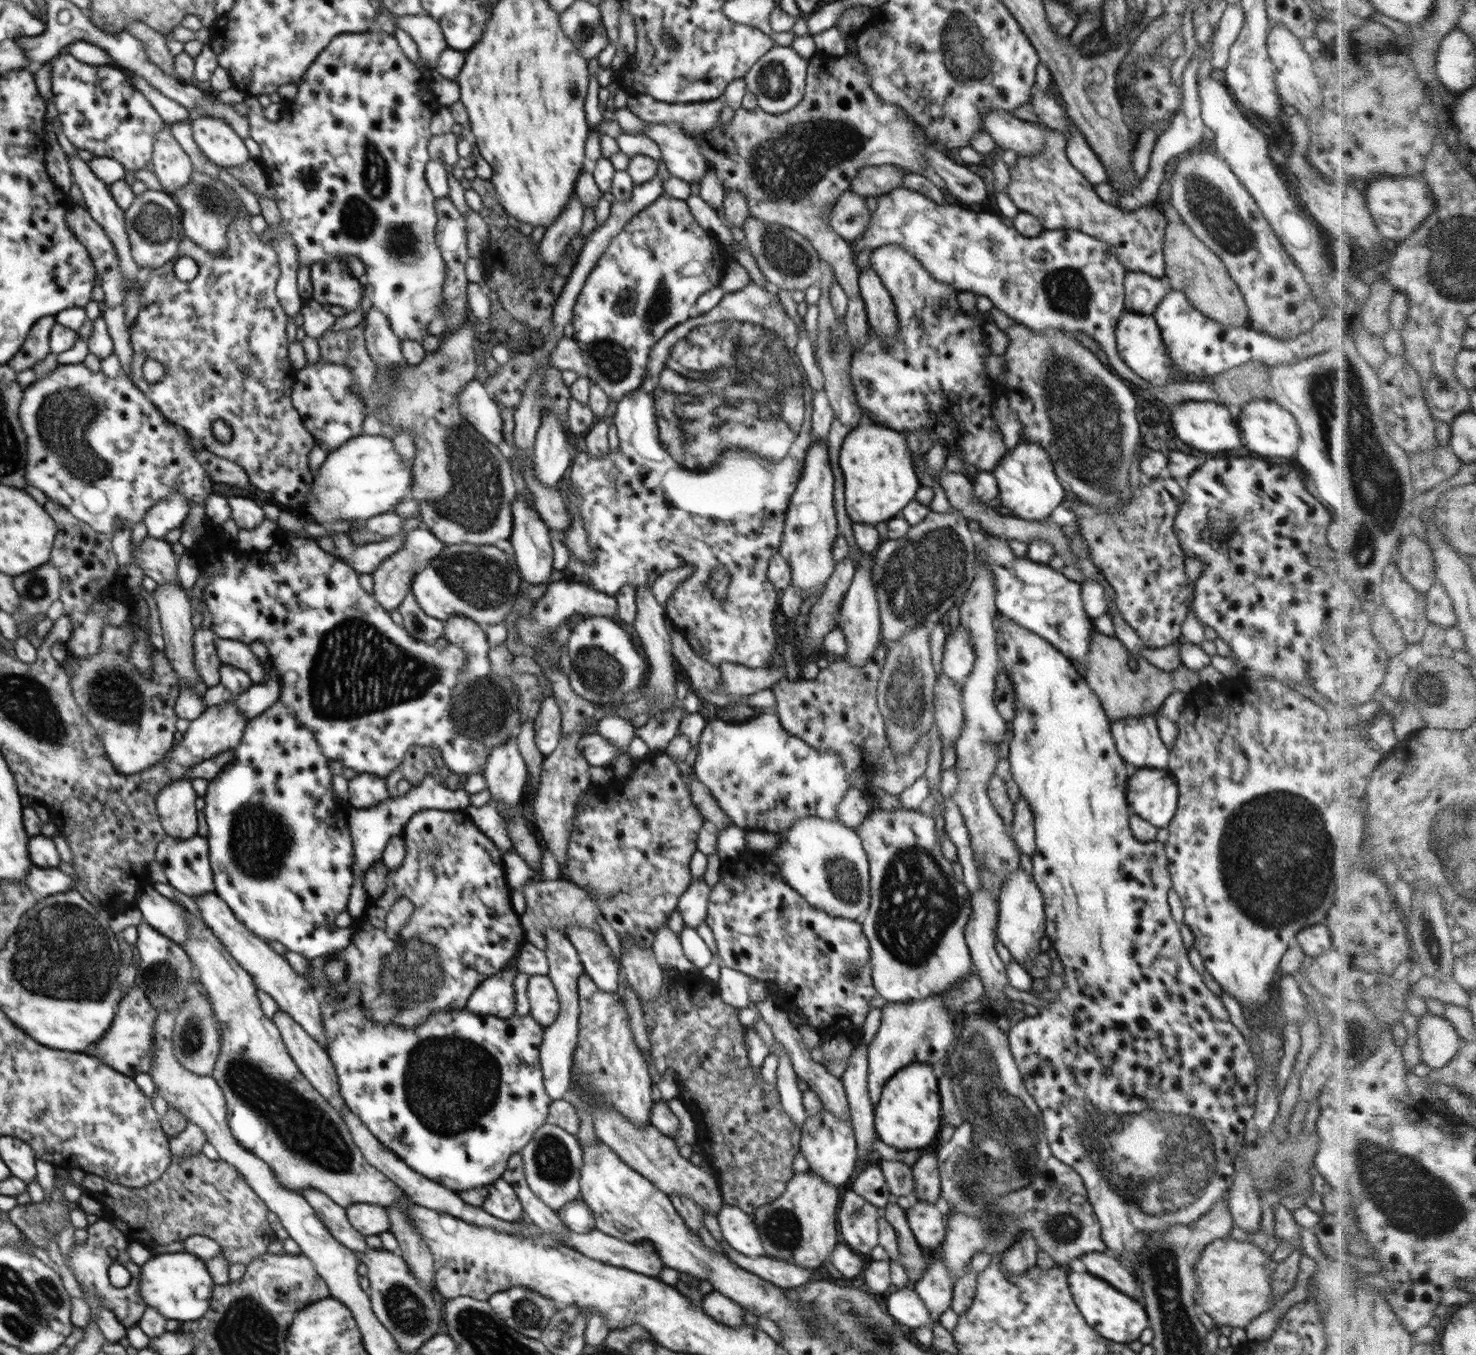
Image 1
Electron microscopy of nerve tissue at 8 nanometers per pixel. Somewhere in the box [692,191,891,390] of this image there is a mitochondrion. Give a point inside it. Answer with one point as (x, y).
(786, 255)

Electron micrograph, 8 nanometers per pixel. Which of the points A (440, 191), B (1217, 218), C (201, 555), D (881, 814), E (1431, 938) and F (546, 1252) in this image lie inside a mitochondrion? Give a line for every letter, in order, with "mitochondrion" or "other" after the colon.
A: other
B: mitochondrion
C: other
D: other
E: mitochondrion
F: other

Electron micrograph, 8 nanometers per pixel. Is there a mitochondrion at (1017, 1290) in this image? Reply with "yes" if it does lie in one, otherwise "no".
no

